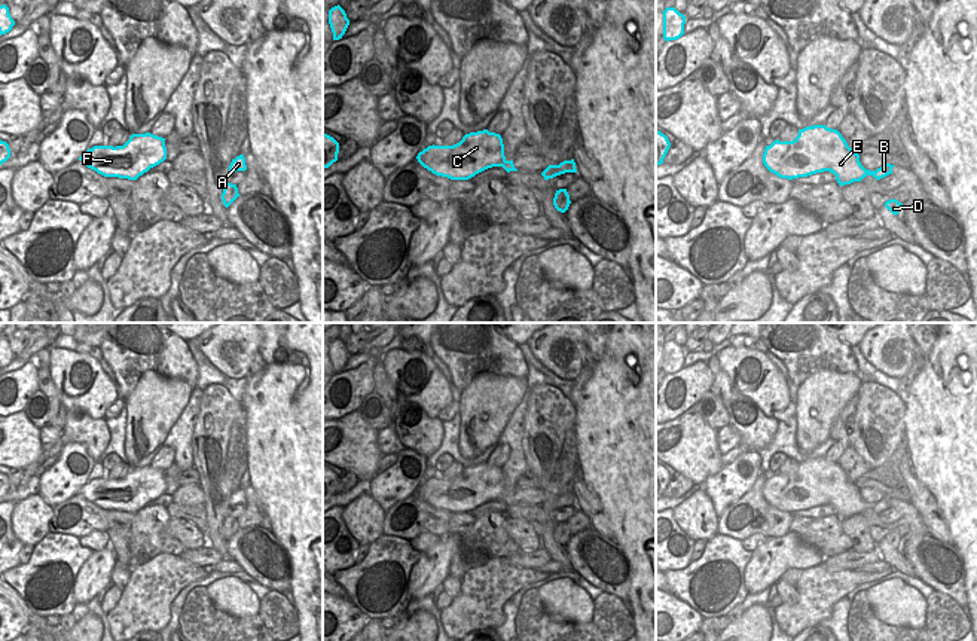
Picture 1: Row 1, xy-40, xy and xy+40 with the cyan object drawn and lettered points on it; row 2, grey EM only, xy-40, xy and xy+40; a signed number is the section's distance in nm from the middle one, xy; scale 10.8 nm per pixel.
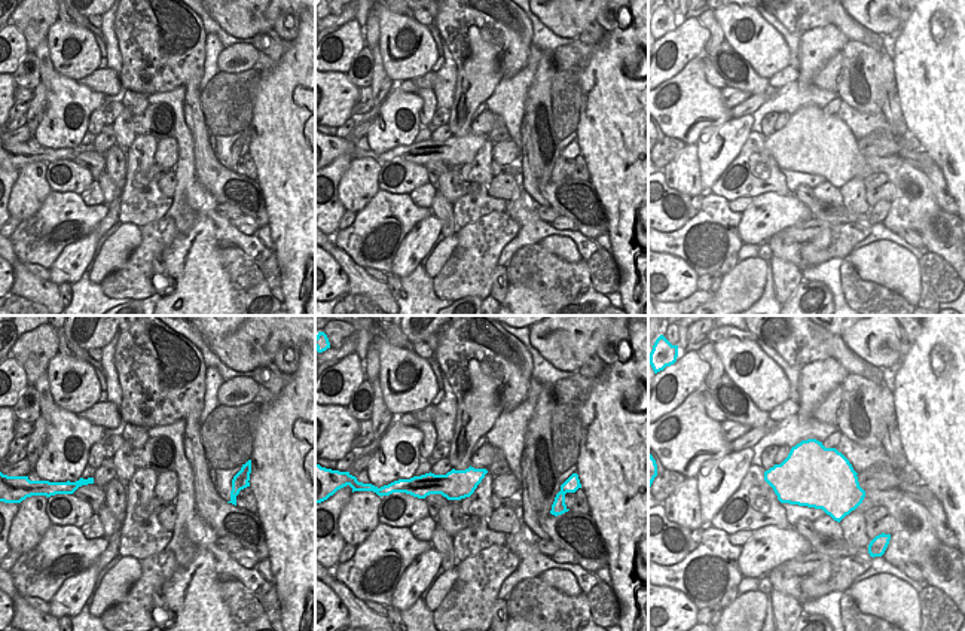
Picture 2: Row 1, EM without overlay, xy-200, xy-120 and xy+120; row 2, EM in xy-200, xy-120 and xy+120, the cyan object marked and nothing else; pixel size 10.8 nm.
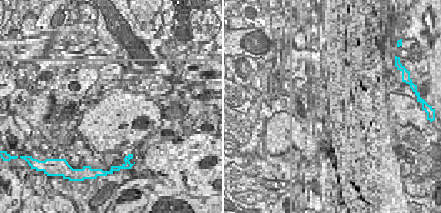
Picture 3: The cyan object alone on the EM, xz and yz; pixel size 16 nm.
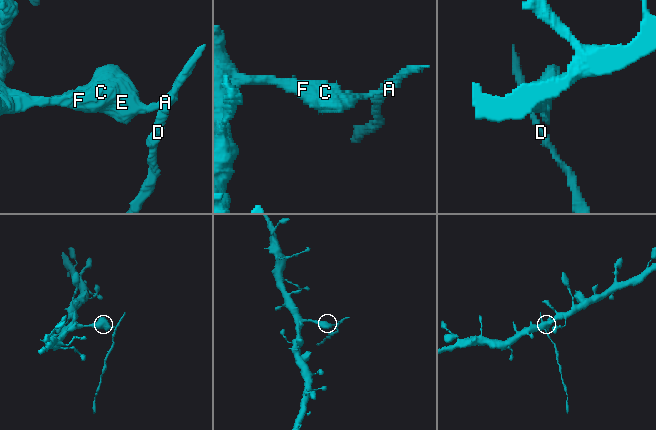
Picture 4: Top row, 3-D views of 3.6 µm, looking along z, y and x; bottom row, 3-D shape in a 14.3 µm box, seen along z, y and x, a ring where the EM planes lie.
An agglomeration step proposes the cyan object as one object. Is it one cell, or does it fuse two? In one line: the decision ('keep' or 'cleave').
cleave

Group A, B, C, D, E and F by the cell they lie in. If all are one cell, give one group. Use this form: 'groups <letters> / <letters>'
groups A D / B C E F

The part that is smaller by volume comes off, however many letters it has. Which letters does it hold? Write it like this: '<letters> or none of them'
A, D

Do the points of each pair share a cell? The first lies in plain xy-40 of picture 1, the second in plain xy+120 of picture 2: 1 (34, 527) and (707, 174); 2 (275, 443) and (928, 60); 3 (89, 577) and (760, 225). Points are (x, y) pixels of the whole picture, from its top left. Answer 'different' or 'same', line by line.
1: different
2: same
3: same

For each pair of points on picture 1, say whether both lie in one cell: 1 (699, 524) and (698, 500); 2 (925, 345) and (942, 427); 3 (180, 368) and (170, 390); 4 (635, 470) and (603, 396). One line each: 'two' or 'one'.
1: one
2: two
3: two
4: one

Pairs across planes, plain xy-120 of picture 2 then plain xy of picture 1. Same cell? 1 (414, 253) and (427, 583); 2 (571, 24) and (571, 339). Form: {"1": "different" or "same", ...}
{"1": "same", "2": "same"}

